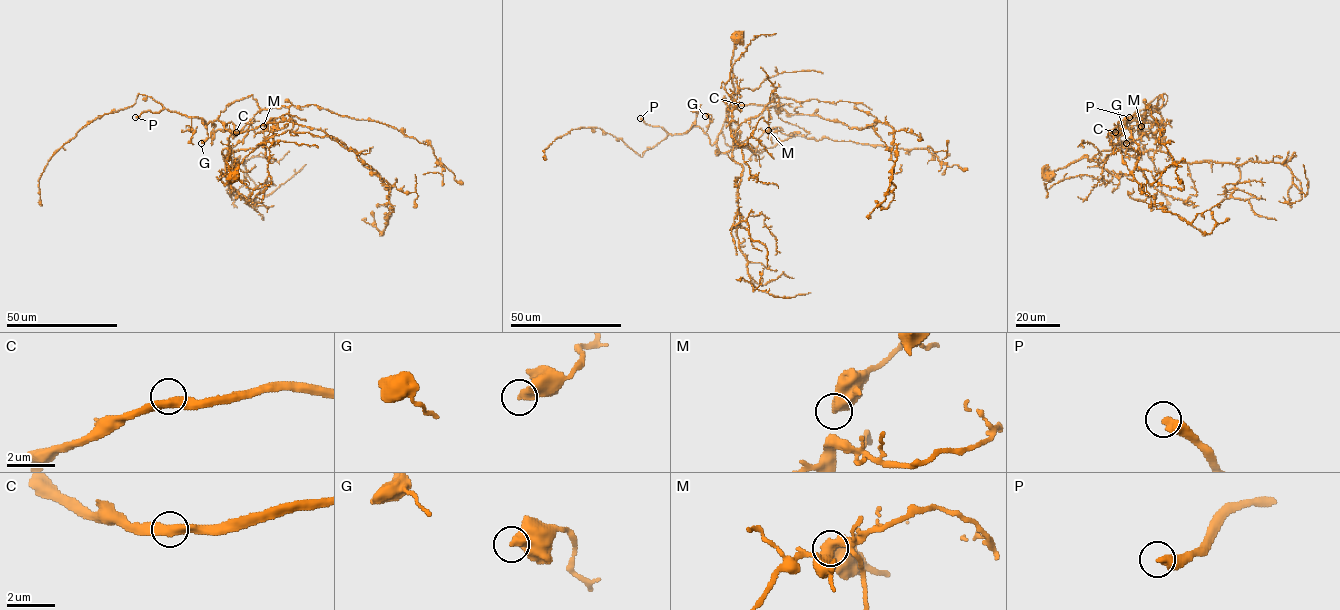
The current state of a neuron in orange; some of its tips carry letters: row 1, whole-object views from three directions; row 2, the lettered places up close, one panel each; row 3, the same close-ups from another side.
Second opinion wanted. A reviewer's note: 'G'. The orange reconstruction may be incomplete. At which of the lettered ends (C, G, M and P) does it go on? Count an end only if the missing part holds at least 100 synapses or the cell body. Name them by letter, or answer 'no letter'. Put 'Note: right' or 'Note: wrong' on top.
Note: wrong
P

